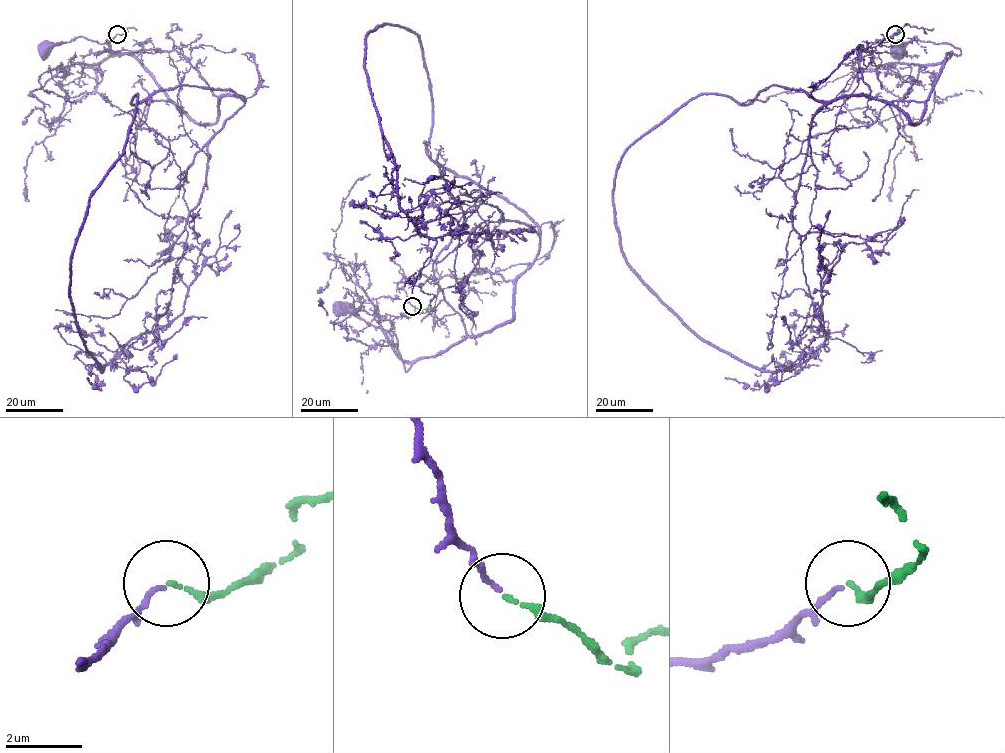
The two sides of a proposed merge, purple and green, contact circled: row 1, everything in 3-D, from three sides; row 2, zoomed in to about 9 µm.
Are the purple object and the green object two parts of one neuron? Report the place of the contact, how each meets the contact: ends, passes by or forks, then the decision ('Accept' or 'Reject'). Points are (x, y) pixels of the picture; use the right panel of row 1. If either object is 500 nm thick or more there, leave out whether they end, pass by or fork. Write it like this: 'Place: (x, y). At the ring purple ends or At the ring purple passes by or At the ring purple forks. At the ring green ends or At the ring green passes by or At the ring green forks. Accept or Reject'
Place: (895, 34). At the ring purple ends. At the ring green ends. Accept

